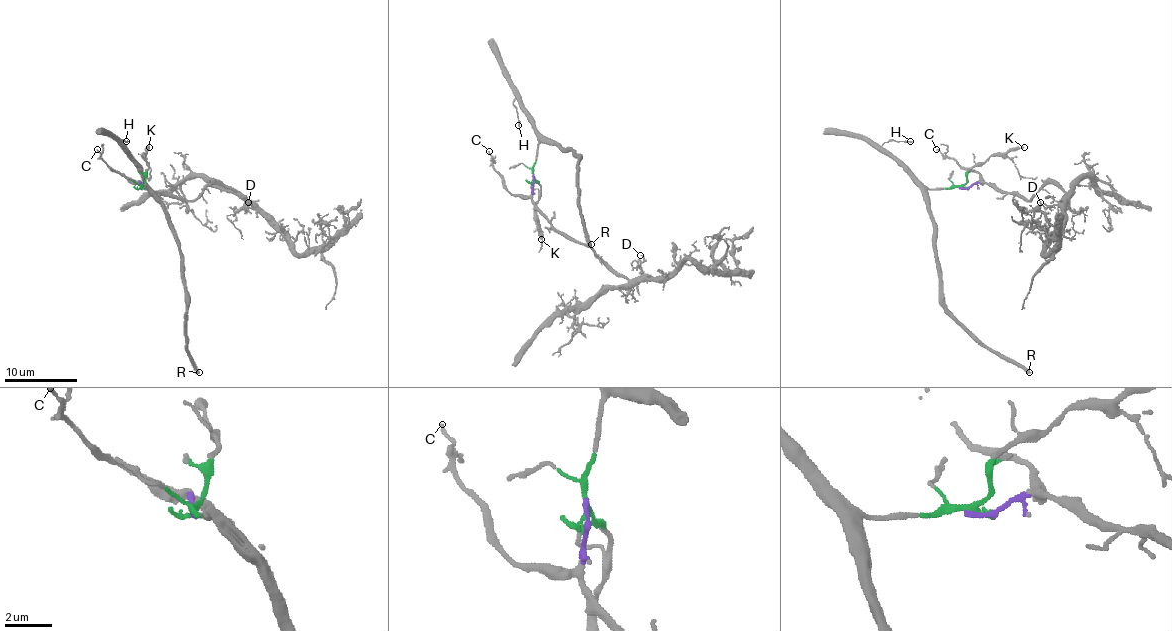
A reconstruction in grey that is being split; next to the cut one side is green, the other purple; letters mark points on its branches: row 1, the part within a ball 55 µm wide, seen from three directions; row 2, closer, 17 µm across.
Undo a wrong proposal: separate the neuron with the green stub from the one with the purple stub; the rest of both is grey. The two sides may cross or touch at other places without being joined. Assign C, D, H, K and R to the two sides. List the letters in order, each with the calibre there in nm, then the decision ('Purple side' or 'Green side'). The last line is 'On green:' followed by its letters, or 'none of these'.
C: Thickness 100 nm. Purple side
D: Thickness 120 nm. Purple side
H: Thickness 160 nm. Green side
K: Thickness 300 nm. Green side
R: Thickness 400 nm. Green side
On green: H, K, R

